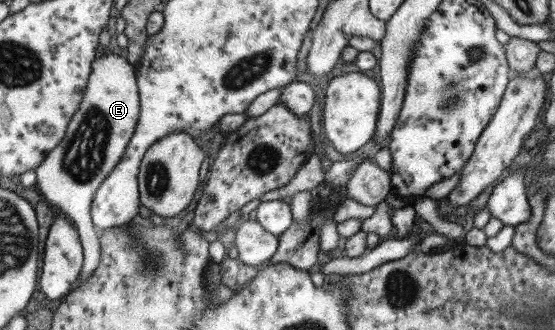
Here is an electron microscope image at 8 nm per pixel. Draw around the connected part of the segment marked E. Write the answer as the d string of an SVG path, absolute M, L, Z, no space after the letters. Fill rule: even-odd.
M106 52L93 61L81 105L73 113L65 137L37 167L36 184L45 196L45 201L61 207L79 233L84 251L83 269L78 280L80 282L93 276L101 258L99 230L93 226L91 217L95 193L121 161L130 137L135 133L139 113L140 95L135 65L115 53Z

